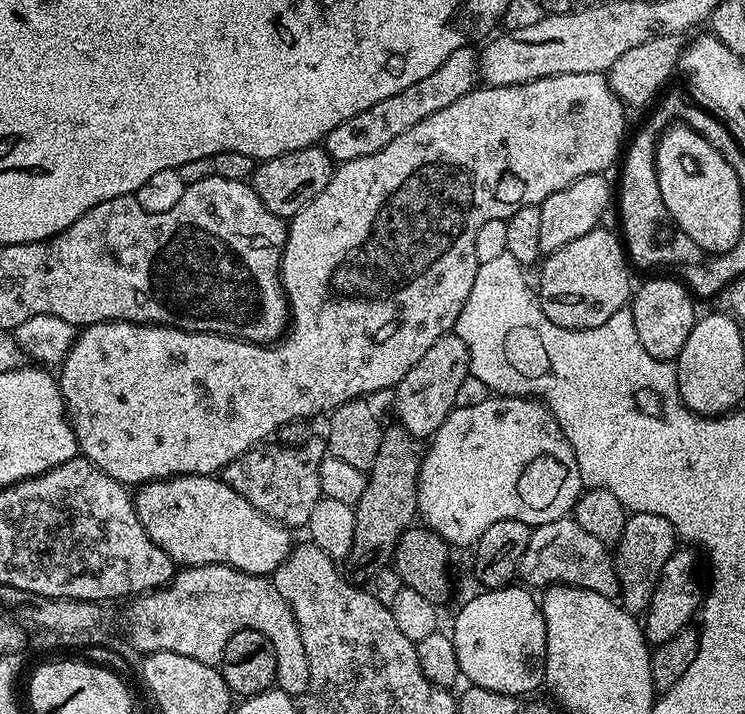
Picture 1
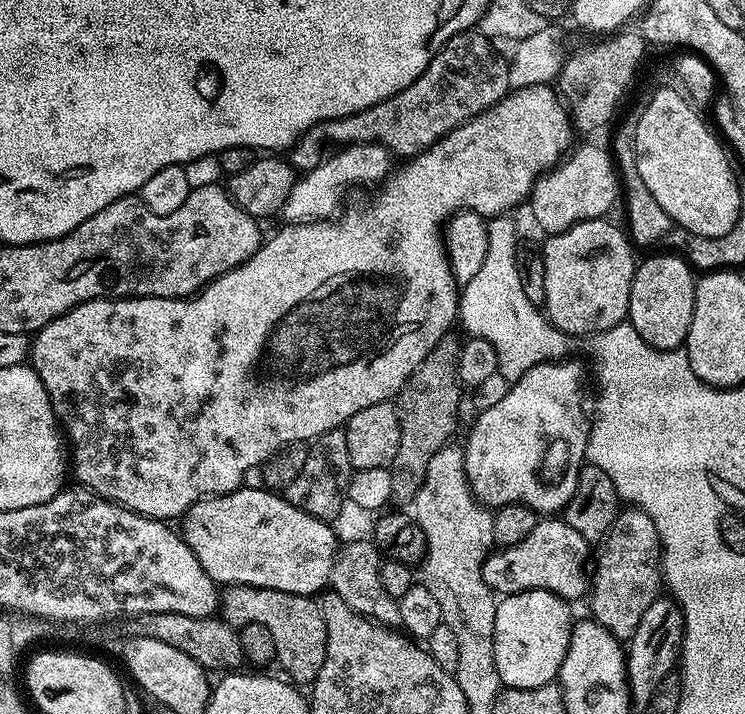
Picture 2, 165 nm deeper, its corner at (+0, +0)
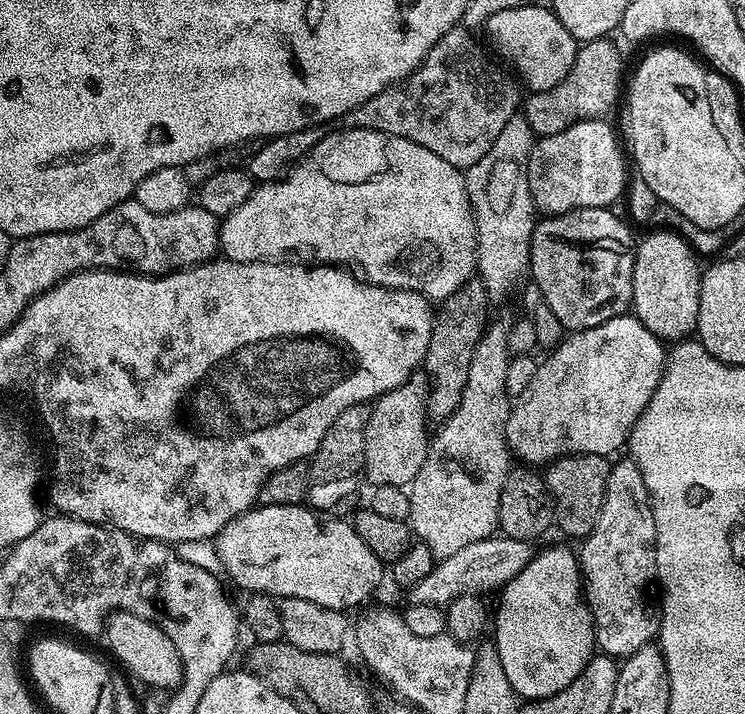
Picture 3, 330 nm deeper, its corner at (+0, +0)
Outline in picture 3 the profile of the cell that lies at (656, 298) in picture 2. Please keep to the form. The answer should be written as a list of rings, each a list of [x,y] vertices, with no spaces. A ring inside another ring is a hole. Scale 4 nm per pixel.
[[[652,230],[636,245],[631,311],[654,334],[665,342],[687,340],[695,333],[700,305],[702,264],[683,236],[671,230]]]

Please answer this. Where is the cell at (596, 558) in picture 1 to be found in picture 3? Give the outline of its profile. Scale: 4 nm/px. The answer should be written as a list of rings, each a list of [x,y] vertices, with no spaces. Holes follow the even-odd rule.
[[[493,534],[482,542],[470,542],[470,546],[462,546],[462,550],[450,554],[450,558],[437,560],[422,582],[407,589],[407,603],[444,608],[454,598],[480,596],[492,591],[495,593],[510,583],[532,561],[533,555],[534,548],[529,541],[512,540],[503,534]]]

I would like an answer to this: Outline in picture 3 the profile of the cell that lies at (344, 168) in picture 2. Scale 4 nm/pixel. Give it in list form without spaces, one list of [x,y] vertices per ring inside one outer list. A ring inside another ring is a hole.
[[[344,128],[339,131],[329,131],[325,134],[322,142],[311,148],[307,156],[284,179],[271,180],[269,184],[253,187],[246,202],[242,202],[242,206],[238,206],[238,210],[234,210],[229,216],[223,217],[220,226],[220,252],[223,259],[234,262],[259,260],[280,262],[292,257],[300,262],[311,262],[316,266],[351,266],[369,284],[417,292],[425,296],[429,302],[445,300],[447,296],[454,294],[454,290],[458,290],[465,282],[473,279],[476,272],[476,220],[472,217],[472,207],[464,185],[464,172],[450,166],[446,158],[438,158],[434,150],[426,150],[426,146],[418,146],[418,142],[410,142],[406,138],[375,132],[369,128]]]

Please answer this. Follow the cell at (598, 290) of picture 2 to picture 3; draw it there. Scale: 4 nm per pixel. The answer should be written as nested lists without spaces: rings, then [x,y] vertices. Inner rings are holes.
[[[611,207],[579,208],[561,216],[548,216],[532,232],[530,276],[536,279],[539,299],[554,310],[554,318],[569,333],[602,326],[602,322],[610,322],[610,318],[623,316],[631,309],[637,241],[632,240],[631,230],[612,211]]]

